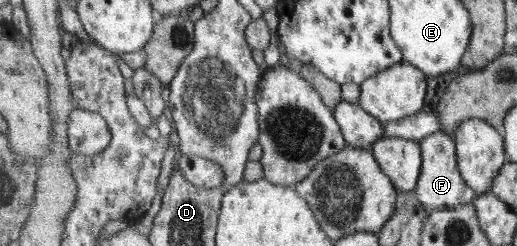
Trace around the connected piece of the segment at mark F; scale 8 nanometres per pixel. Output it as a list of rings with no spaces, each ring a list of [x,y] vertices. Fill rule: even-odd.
[[[440,130],[420,140],[420,143],[423,149],[423,171],[414,190],[425,208],[430,212],[437,212],[473,203],[478,194],[467,184],[460,171],[454,137]]]

